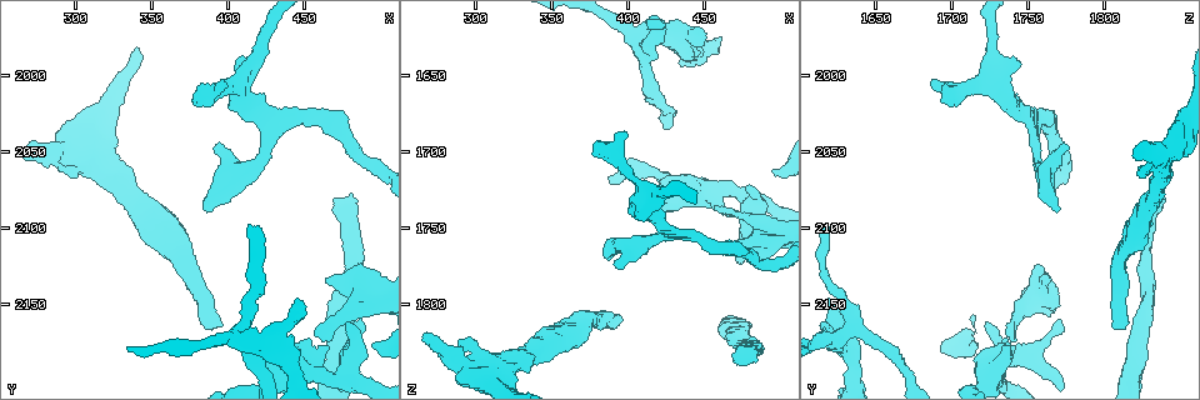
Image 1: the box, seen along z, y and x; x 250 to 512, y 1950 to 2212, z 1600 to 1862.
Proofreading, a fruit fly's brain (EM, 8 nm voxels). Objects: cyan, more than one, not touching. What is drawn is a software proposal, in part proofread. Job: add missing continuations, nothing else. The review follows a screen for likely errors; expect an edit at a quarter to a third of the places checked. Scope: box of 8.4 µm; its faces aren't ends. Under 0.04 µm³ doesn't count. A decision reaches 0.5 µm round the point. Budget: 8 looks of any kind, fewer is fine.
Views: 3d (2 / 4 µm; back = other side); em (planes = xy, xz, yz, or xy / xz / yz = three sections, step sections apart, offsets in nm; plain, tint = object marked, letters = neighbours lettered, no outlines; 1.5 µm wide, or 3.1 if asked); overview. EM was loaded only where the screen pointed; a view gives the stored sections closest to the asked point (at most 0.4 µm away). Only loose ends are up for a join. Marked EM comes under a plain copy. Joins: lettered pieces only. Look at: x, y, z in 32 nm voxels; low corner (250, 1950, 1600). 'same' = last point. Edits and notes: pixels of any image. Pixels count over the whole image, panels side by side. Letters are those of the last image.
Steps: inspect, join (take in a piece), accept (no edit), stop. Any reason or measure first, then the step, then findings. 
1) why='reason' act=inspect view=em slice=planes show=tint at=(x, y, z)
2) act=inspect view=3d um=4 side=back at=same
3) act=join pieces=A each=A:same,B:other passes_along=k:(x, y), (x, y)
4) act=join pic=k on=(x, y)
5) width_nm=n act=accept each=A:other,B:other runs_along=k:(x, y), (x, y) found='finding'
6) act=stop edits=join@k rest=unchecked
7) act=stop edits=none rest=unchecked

why='free end' act=inspect view=em slice=xz step=4 show=letters at=(376, 2020, 1700)

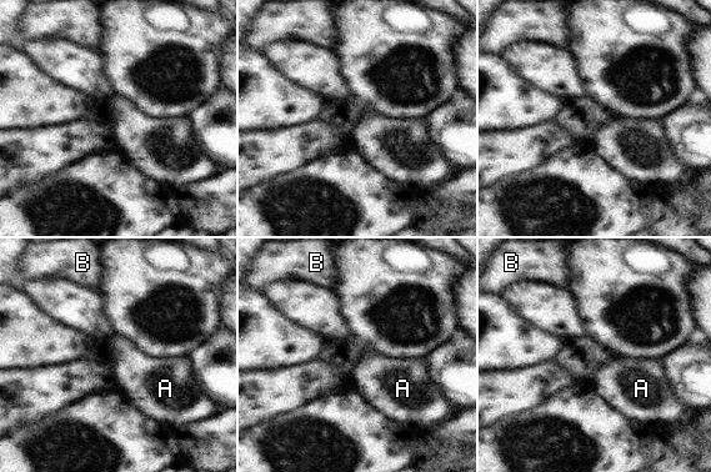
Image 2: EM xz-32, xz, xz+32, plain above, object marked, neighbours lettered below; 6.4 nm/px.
act=inspect view=em slice=xy step=8 show=letters at=same

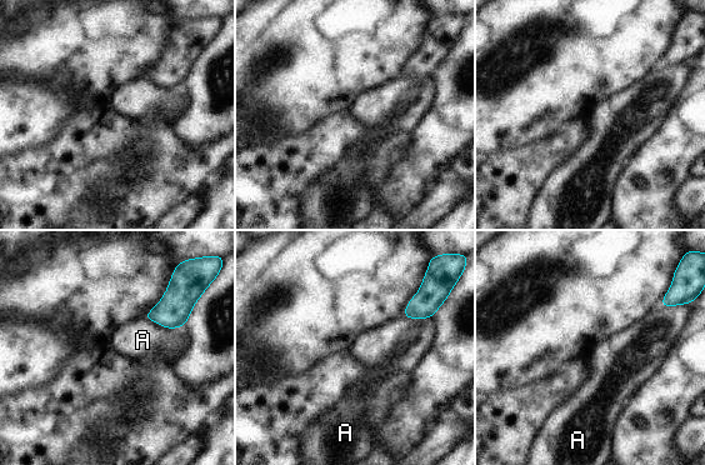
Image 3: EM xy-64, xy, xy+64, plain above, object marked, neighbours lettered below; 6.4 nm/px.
act=accept each=A:other found='none of them fits'

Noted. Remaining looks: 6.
why='end of a long branch' act=inspect view=3d um=2 at=(394, 2164, 1808)

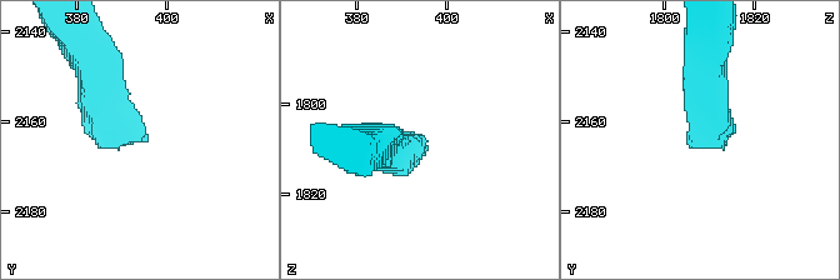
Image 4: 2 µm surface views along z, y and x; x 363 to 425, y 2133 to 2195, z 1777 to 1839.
act=inspect view=em slice=yz step=8 show=tint at=(395, 2164, 1808)

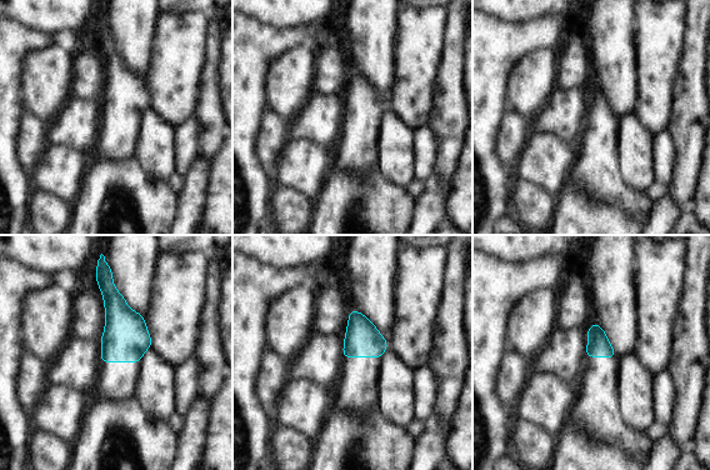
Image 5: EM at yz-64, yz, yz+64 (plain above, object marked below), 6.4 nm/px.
act=inspect view=em slice=planes show=letters at=same

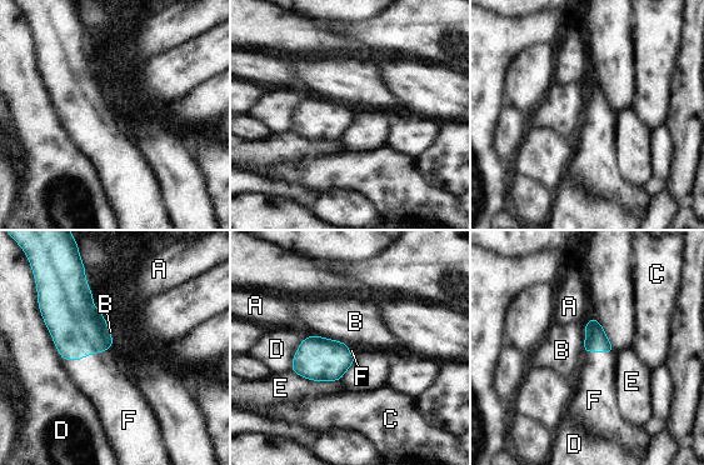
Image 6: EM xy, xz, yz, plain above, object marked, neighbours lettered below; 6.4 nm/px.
act=join pieces=F each=A:other,B:other,C:other,D:other,E:other,F:same found='the cell continues'

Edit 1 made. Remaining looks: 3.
act=stop edits=join@6 rest=unchecked

